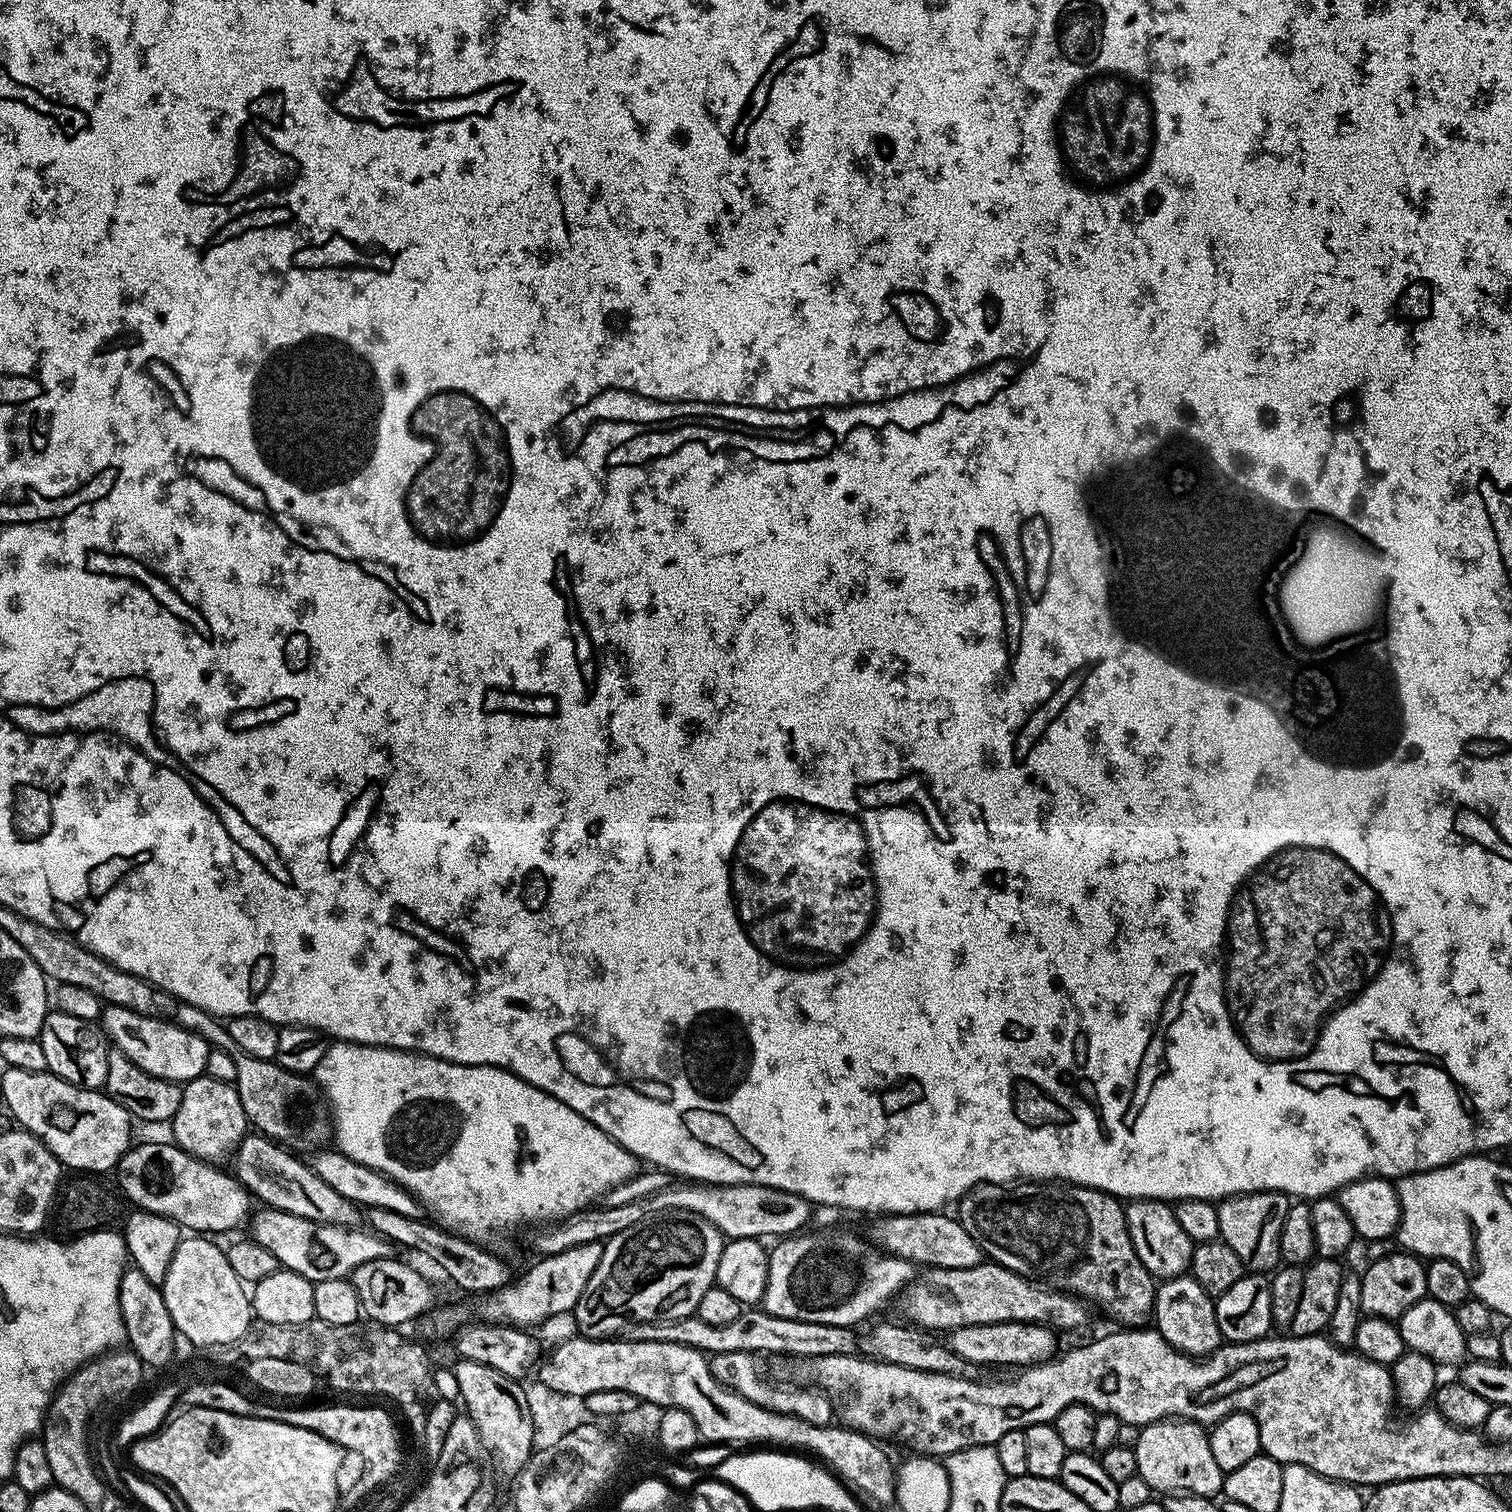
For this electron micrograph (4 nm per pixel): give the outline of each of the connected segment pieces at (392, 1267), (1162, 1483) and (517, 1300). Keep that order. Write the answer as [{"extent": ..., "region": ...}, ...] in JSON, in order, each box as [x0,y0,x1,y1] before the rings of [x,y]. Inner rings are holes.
[{"extent":[350,1259,437,1329],"region":[[[396,1259],[362,1262],[352,1271],[350,1279],[358,1290],[363,1315],[373,1324],[384,1324],[388,1328],[399,1329],[404,1326],[400,1324],[408,1324],[420,1315],[423,1317],[437,1301],[435,1302],[436,1292],[432,1289],[431,1282],[418,1269]]]},{"extent":[1134,1418,1226,1498],"region":[[[1169,1418],[1166,1420],[1155,1420],[1152,1424],[1145,1424],[1140,1429],[1140,1437],[1134,1445],[1138,1466],[1136,1475],[1141,1476],[1160,1494],[1175,1494],[1178,1492],[1193,1492],[1199,1496],[1216,1498],[1224,1491],[1224,1478],[1226,1473],[1214,1462],[1214,1454],[1210,1450],[1208,1432],[1205,1425],[1195,1424],[1192,1420]]]},{"extent":[476,1242,602,1330],"region":[[[586,1242],[586,1246],[574,1246],[570,1250],[562,1250],[562,1254],[539,1257],[524,1273],[517,1275],[506,1286],[493,1292],[483,1293],[476,1304],[476,1312],[481,1321],[490,1324],[511,1324],[525,1330],[531,1324],[540,1324],[551,1316],[560,1316],[563,1312],[571,1313],[576,1307],[578,1298],[582,1298],[582,1290],[586,1290],[586,1282],[590,1282],[590,1274],[602,1259],[601,1242]]]}]

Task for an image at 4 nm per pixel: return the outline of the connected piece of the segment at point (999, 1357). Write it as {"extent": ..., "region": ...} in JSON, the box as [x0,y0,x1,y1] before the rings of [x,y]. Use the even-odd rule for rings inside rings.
{"extent":[946,1322,1057,1366],"region":[[[998,1322],[997,1324],[971,1324],[949,1328],[946,1332],[946,1343],[954,1354],[966,1358],[968,1364],[1016,1364],[1027,1366],[1041,1364],[1057,1355],[1057,1333],[1043,1324],[1027,1324],[1026,1322]]]}

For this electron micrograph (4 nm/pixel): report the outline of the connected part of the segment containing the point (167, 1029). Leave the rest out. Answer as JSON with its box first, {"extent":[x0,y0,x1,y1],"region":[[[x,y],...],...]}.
{"extent":[102,1004,210,1082],"region":[[[108,1004],[102,1012],[102,1027],[111,1043],[146,1074],[173,1082],[187,1082],[205,1075],[210,1045],[196,1032],[180,1028],[169,1020],[143,1016],[129,1008]]]}

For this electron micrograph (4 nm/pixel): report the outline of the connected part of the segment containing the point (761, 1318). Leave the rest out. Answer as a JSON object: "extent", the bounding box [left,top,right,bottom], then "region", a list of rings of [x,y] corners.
{"extent":[627,1306,858,1360],"region":[[[752,1306],[742,1310],[734,1322],[712,1326],[710,1322],[698,1319],[695,1314],[681,1320],[655,1320],[649,1324],[633,1324],[627,1329],[630,1340],[646,1342],[670,1342],[697,1348],[705,1354],[718,1352],[769,1352],[772,1356],[792,1356],[813,1360],[823,1356],[851,1356],[857,1351],[858,1336],[852,1328],[830,1326],[822,1322],[798,1322],[794,1318],[778,1318],[764,1311],[763,1307]]]}

